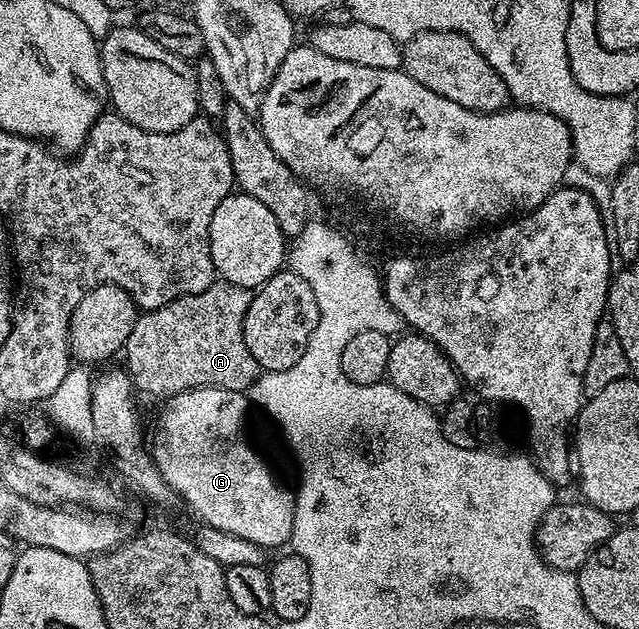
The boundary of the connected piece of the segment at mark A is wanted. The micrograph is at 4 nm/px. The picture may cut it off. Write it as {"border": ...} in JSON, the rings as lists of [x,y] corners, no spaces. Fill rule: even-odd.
{"border":[[[218,279],[207,290],[150,312],[142,311],[123,349],[124,367],[138,393],[168,398],[192,388],[222,388],[248,393],[259,369],[243,338],[243,318],[253,292]]]}

